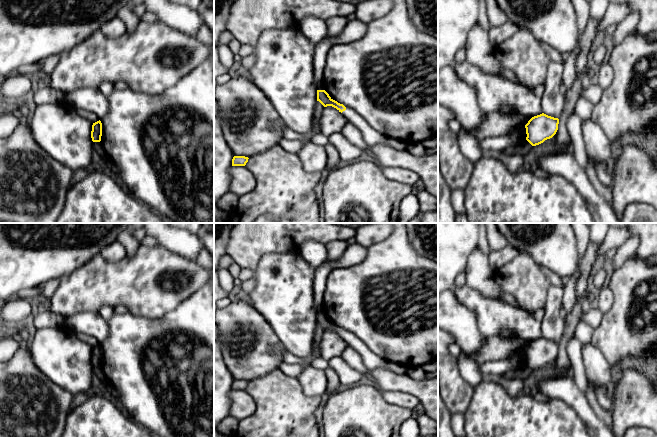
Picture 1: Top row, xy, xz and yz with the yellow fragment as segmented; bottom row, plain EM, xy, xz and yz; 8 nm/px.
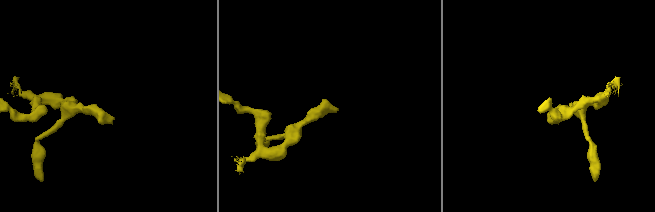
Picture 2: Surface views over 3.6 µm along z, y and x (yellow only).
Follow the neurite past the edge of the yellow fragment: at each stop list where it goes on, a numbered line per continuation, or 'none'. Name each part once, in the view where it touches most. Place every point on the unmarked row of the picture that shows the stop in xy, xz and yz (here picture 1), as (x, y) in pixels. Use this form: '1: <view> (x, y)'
1: xz (371, 361)

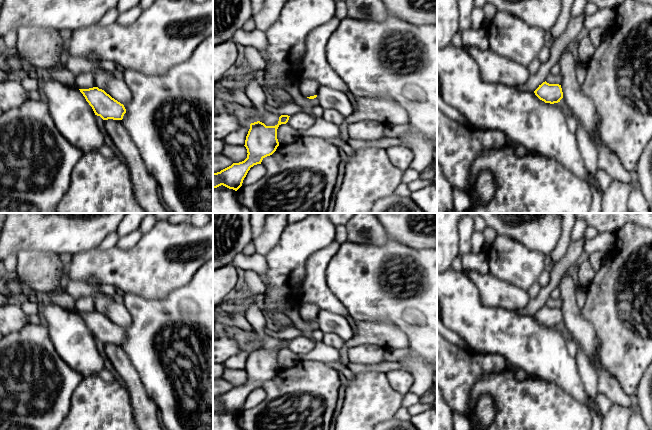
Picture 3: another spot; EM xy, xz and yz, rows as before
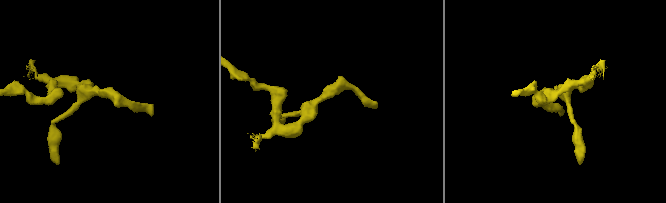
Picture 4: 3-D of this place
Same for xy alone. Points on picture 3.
none

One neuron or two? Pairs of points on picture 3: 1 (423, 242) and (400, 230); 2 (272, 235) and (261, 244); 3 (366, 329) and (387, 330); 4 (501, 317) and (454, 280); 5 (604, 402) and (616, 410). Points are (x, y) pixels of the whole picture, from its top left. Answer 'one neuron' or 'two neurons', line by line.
1: one neuron
2: one neuron
3: one neuron
4: one neuron
5: two neurons

